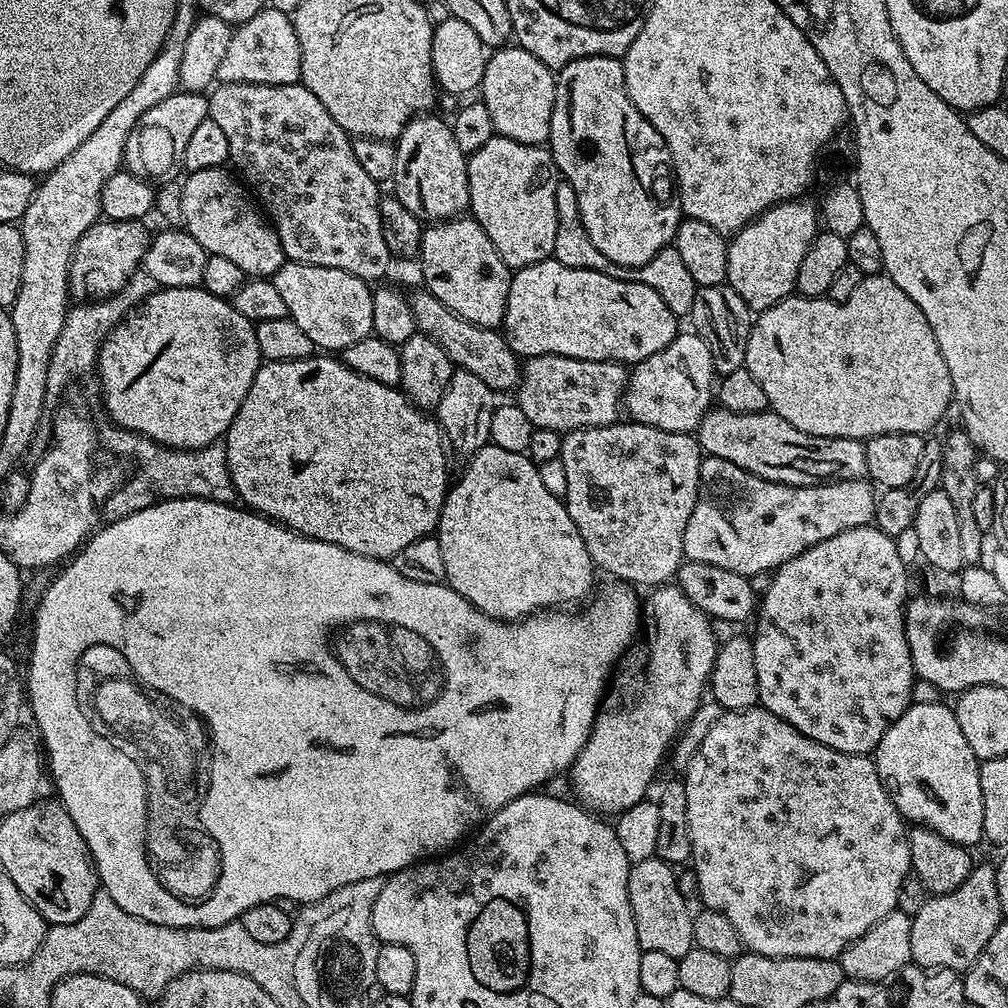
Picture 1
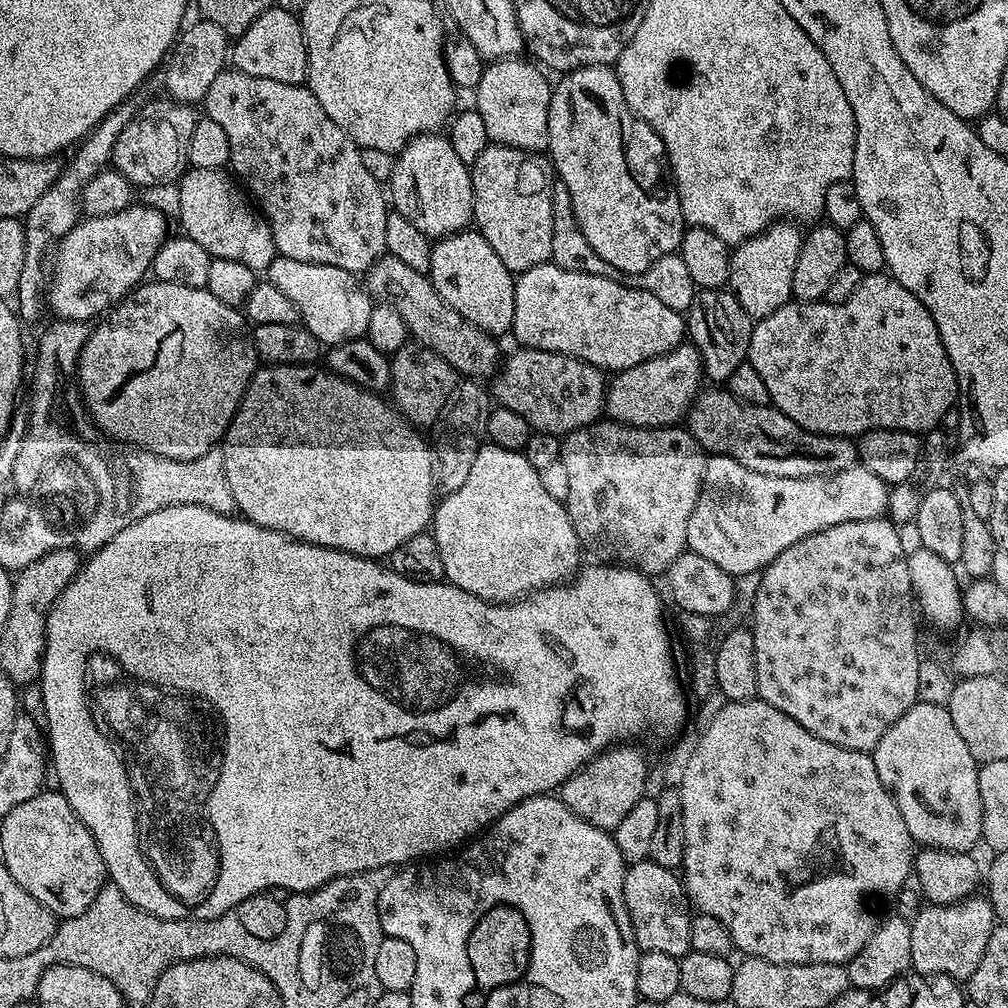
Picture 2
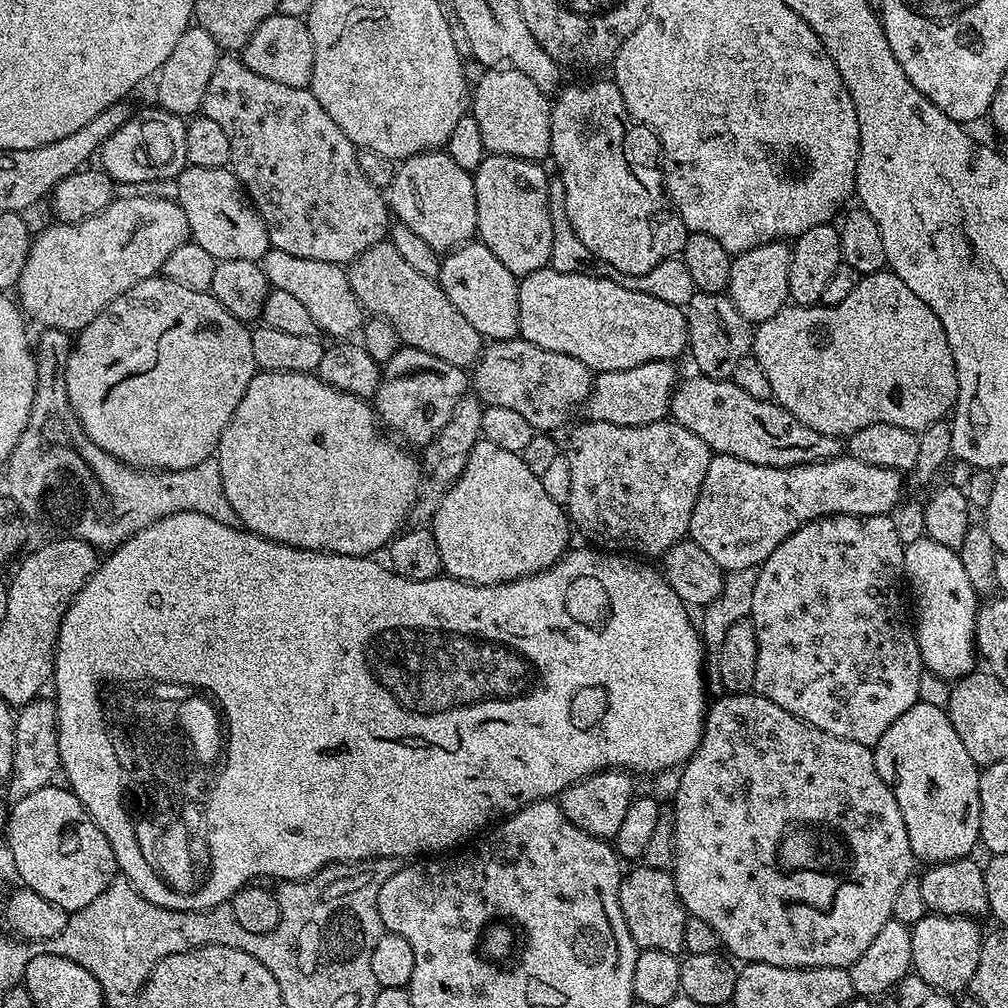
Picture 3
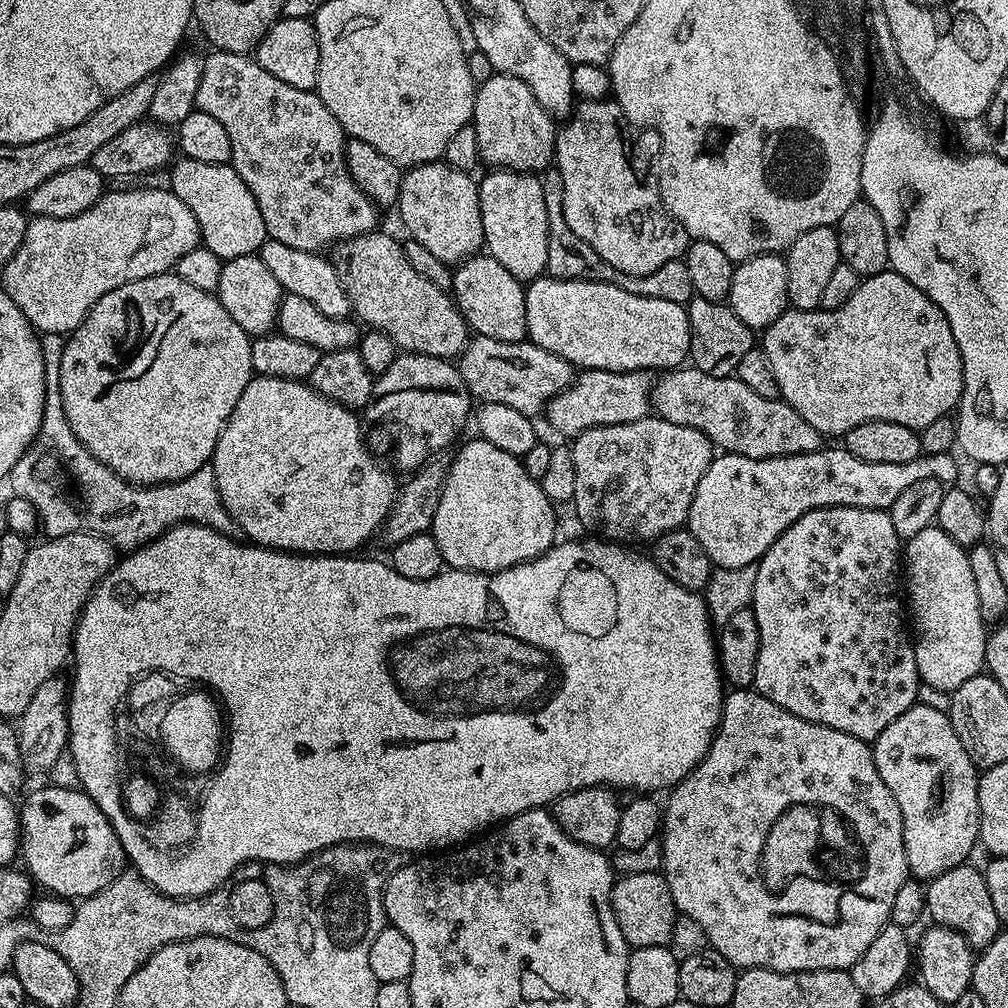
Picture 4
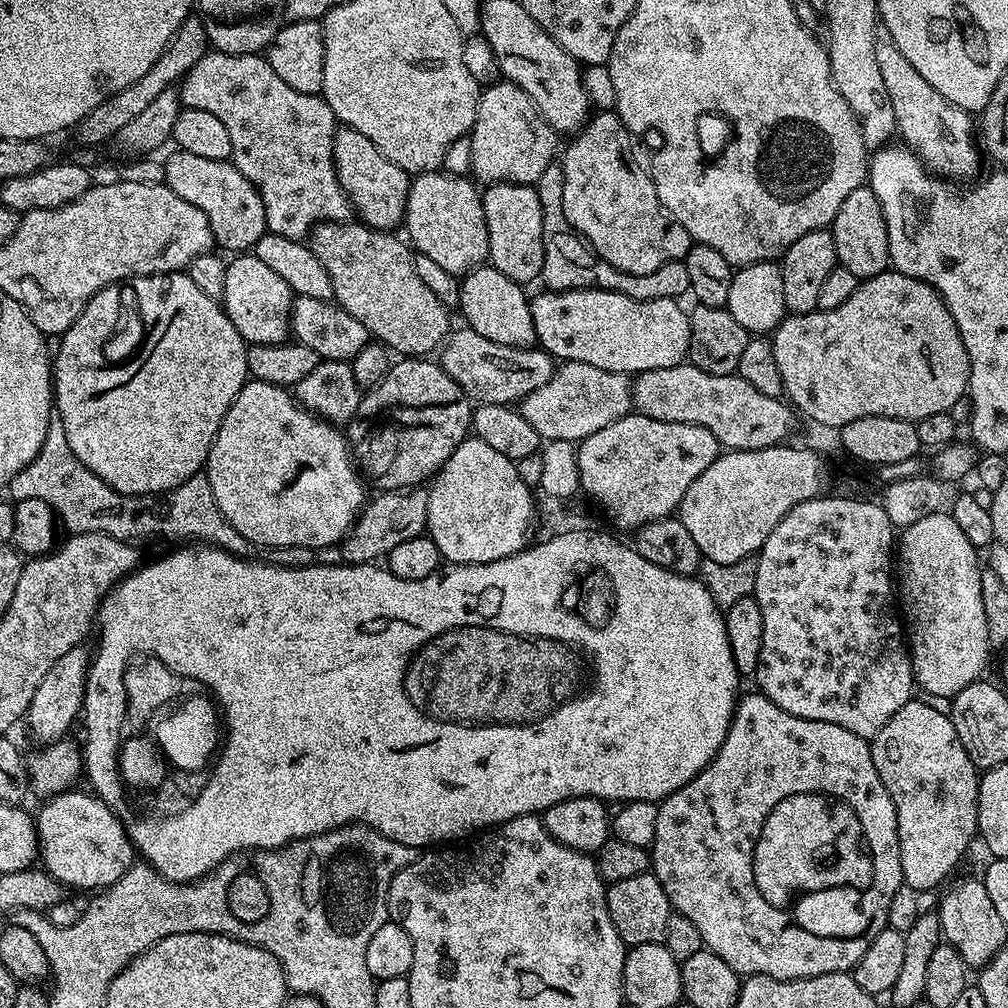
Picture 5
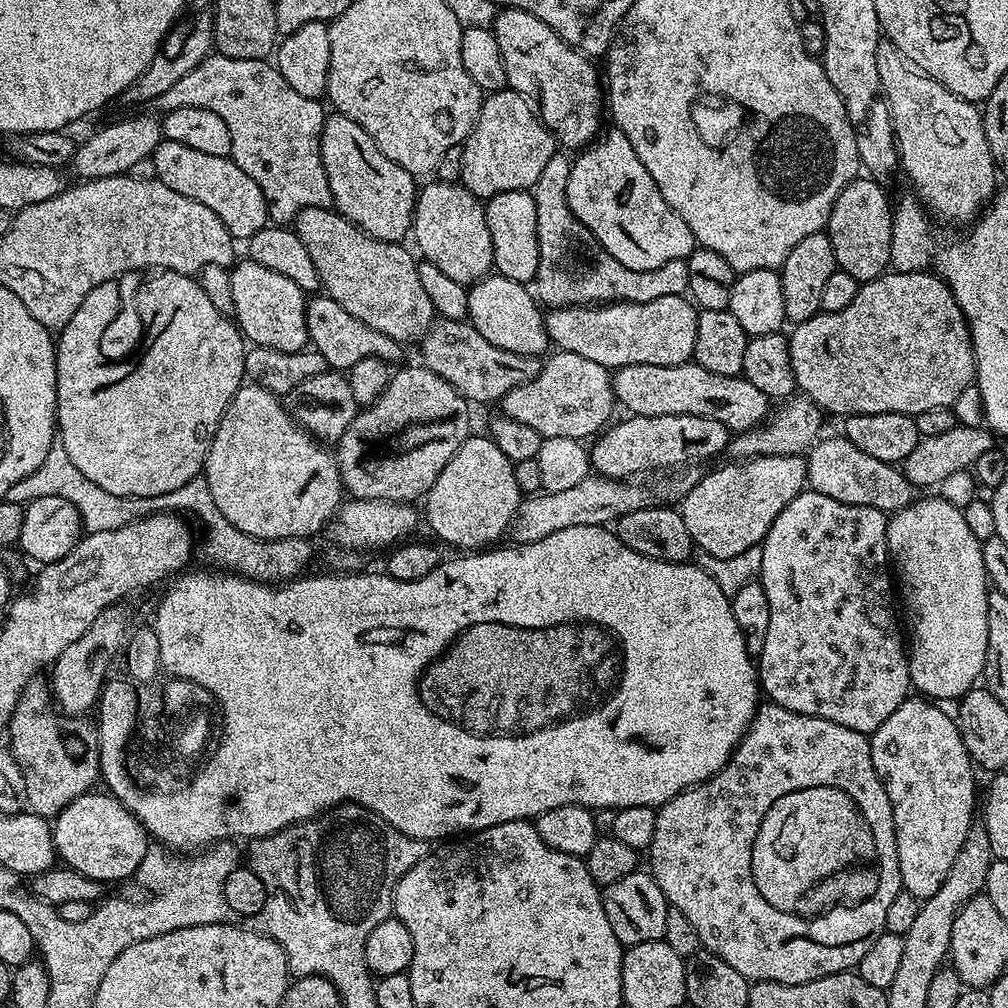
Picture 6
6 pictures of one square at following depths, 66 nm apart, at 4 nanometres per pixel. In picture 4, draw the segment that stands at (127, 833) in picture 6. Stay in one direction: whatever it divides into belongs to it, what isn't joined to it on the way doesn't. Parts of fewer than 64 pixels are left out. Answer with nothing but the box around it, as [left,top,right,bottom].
[19,787,126,898]

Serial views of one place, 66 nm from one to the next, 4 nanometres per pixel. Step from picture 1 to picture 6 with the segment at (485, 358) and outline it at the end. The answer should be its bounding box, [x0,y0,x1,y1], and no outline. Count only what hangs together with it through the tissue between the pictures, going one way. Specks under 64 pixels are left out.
[294,207,437,346]

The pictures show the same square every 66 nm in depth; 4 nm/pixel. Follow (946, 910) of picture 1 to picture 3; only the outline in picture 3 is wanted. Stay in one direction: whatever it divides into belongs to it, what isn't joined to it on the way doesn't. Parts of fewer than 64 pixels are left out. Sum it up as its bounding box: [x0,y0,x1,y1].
[910,914,982,994]

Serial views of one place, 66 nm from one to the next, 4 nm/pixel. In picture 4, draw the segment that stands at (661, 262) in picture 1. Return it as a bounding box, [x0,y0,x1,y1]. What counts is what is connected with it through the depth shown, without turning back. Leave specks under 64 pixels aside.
[542,166,694,306]

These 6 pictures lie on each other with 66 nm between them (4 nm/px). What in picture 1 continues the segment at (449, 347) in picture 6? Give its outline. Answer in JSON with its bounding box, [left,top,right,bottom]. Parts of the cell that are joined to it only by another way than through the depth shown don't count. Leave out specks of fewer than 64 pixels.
[514,356,629,434]

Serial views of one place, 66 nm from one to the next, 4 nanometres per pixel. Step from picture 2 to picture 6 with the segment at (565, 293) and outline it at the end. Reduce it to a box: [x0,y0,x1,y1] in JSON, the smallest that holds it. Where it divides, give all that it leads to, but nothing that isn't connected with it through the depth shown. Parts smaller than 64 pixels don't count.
[544,296,698,370]

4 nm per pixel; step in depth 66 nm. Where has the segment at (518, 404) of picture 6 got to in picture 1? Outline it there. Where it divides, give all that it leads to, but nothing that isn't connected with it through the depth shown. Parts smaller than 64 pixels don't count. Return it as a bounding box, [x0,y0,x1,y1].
[623,331,718,433]

